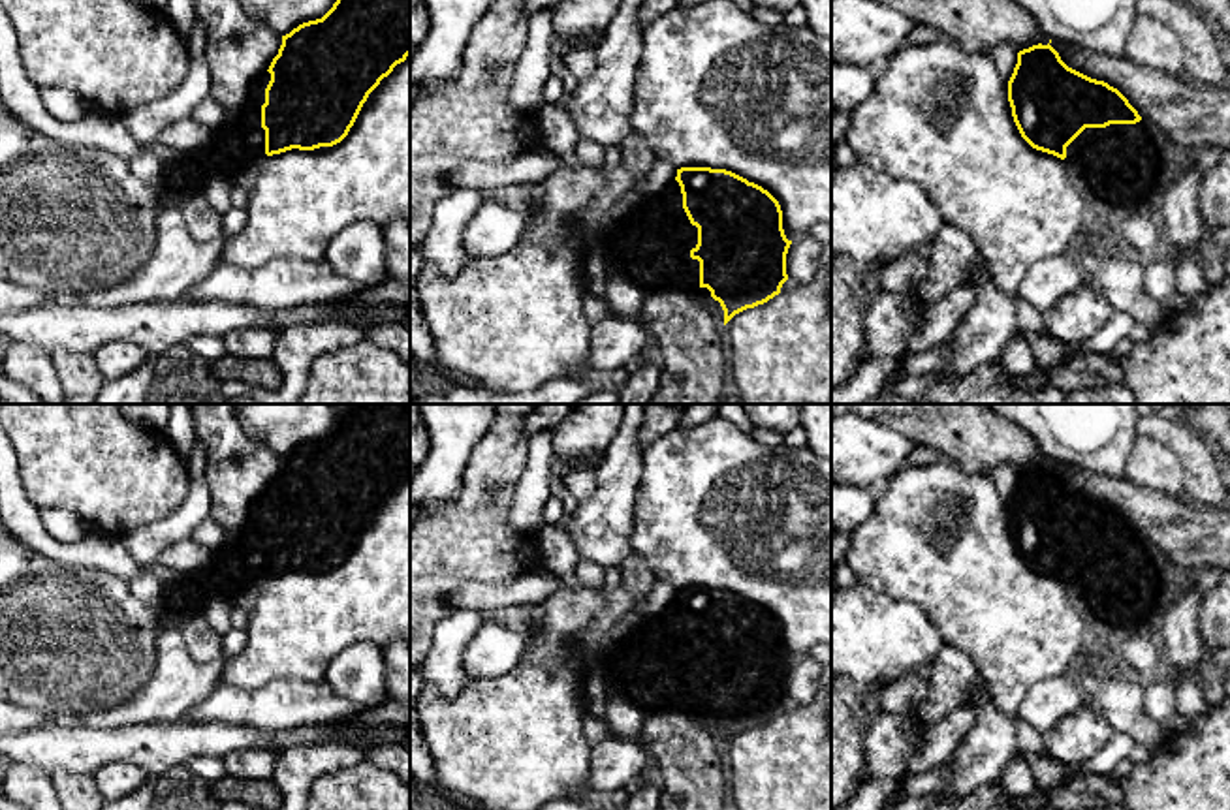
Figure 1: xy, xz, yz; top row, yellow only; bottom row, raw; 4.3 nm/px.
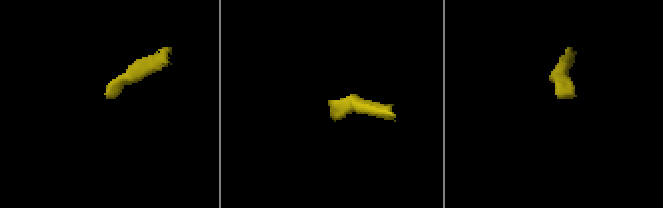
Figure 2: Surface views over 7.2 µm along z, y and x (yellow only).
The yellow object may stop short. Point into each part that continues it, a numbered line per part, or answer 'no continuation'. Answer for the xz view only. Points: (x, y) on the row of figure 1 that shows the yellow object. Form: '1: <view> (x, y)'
1: xz (651, 245)

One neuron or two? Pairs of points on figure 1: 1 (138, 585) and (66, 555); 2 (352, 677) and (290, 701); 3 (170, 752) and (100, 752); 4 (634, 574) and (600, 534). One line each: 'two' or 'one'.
1: two
2: two
3: one
4: two

